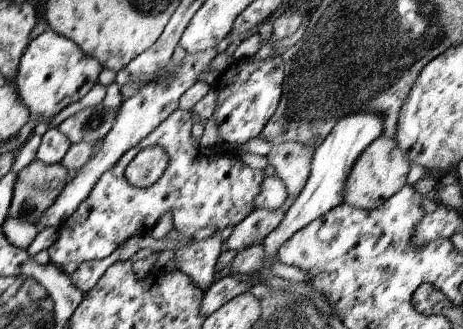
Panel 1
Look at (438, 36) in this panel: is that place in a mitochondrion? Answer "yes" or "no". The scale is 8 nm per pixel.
yes

